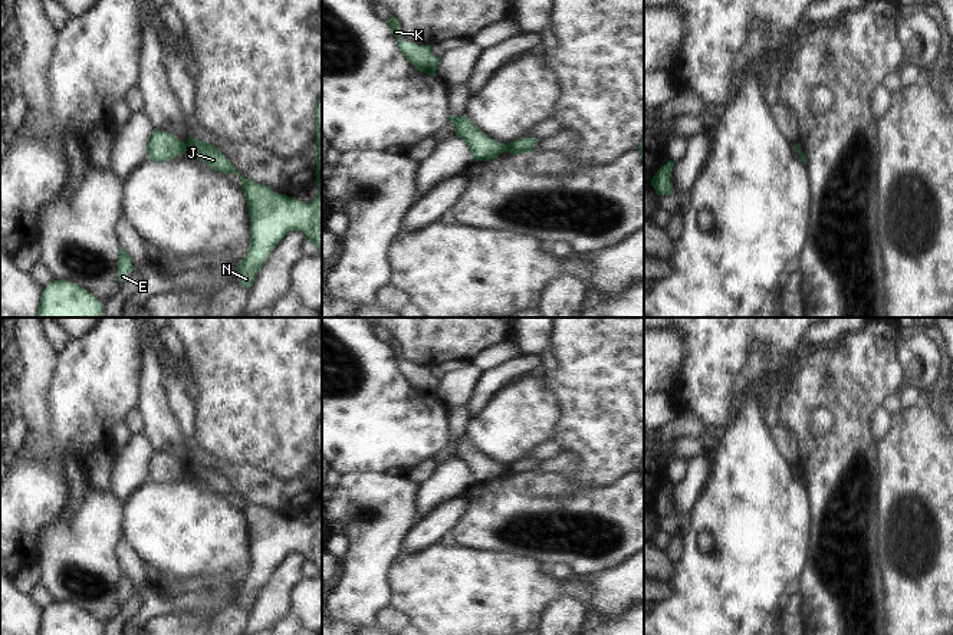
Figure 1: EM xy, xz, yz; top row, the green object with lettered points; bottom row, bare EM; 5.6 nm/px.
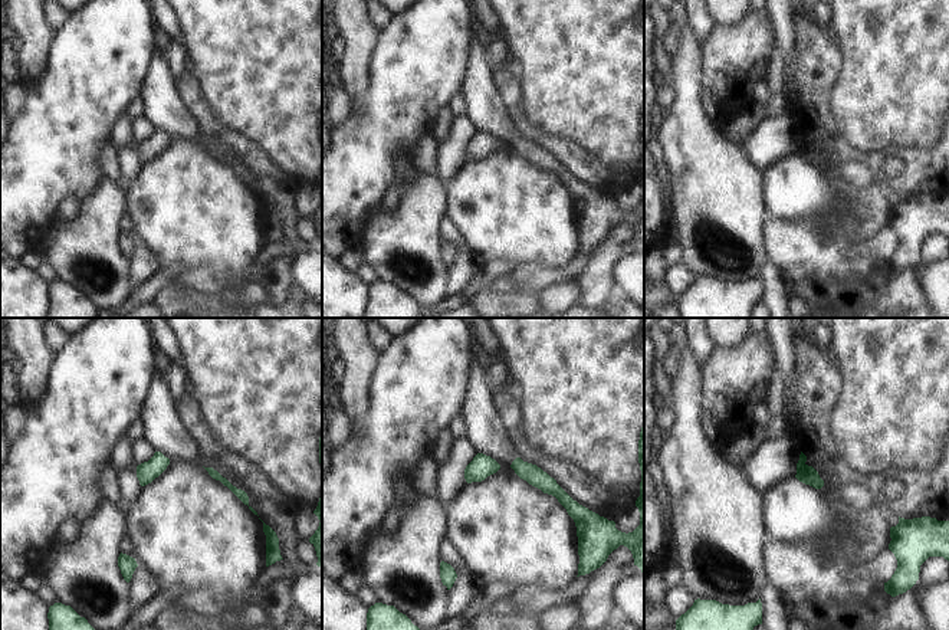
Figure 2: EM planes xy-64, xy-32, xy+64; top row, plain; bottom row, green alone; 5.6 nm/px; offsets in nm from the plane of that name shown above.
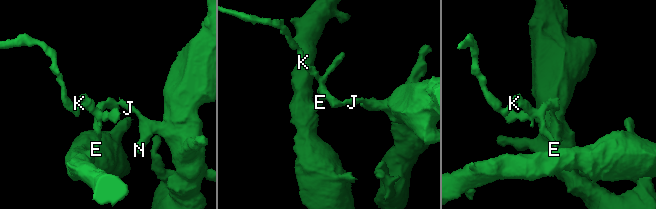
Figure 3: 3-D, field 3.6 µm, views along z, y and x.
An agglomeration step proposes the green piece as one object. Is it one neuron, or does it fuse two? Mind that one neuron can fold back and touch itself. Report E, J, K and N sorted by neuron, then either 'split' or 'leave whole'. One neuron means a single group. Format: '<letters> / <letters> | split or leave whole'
E K / J N | split

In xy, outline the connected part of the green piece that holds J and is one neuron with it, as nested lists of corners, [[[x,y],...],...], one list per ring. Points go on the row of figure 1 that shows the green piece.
[[[322,96],[316,103],[315,109],[315,124],[316,124],[316,185],[319,188],[318,195],[310,204],[302,204],[296,197],[287,197],[285,194],[277,194],[267,188],[253,182],[252,180],[240,175],[231,161],[229,161],[214,145],[195,139],[188,134],[185,148],[197,159],[206,162],[216,171],[223,174],[236,174],[241,180],[241,190],[246,195],[250,215],[250,244],[246,253],[246,257],[237,264],[240,273],[240,283],[244,287],[252,287],[256,279],[257,272],[262,269],[264,260],[275,250],[279,241],[290,231],[298,230],[312,241],[319,254],[322,254]]]

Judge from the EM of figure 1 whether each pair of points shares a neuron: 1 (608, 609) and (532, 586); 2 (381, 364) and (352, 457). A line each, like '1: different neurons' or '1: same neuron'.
1: different neurons
2: same neuron

